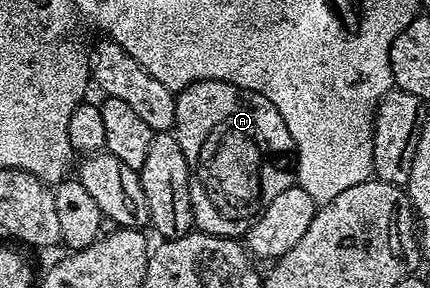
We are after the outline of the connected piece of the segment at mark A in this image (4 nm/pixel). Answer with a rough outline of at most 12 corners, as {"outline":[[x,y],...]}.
{"outline":[[176,93],[195,227],[240,238],[294,184],[262,94]]}

